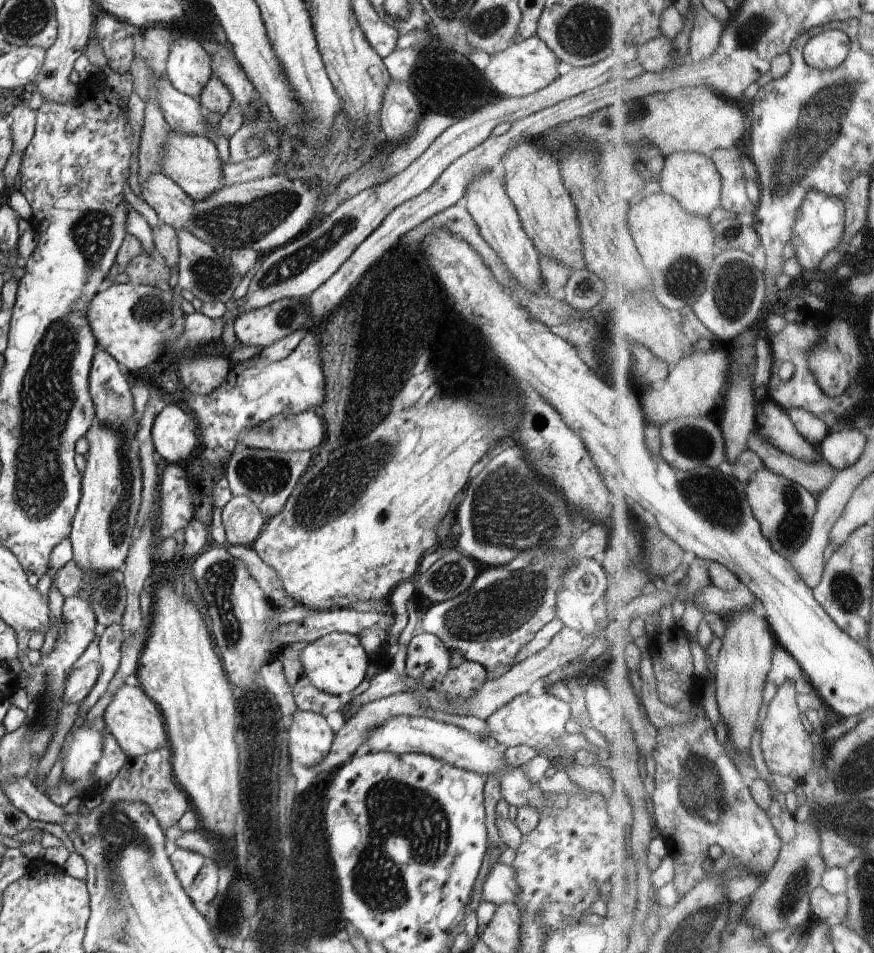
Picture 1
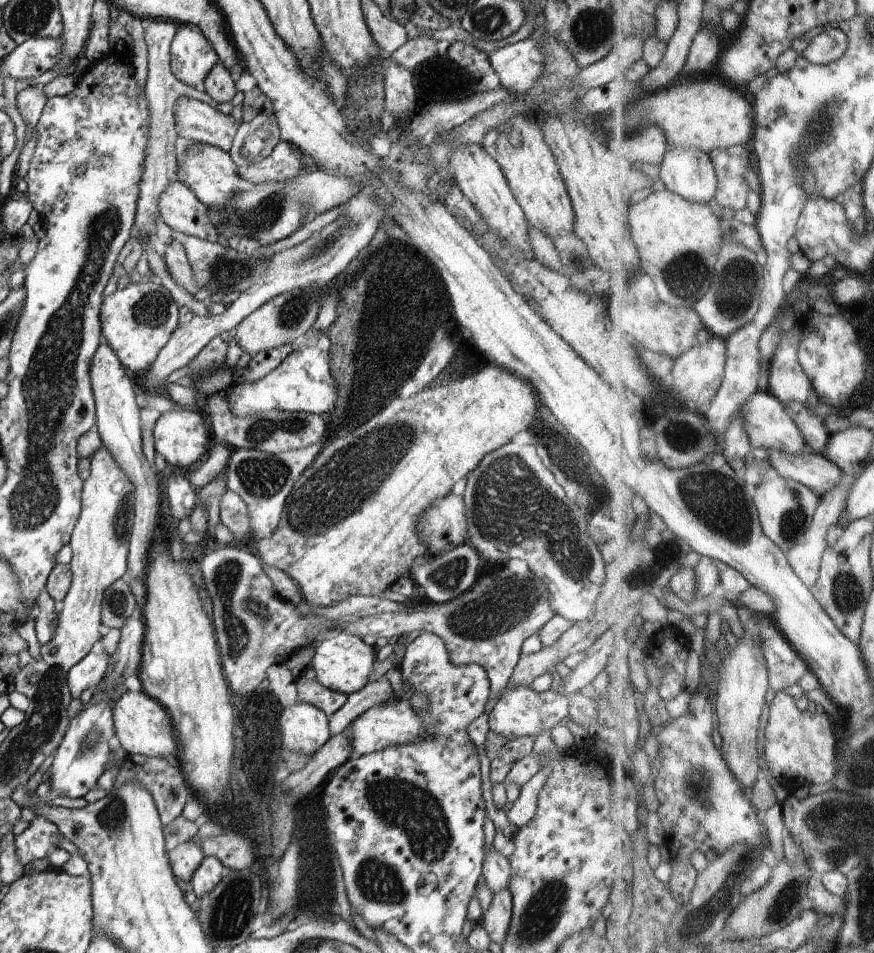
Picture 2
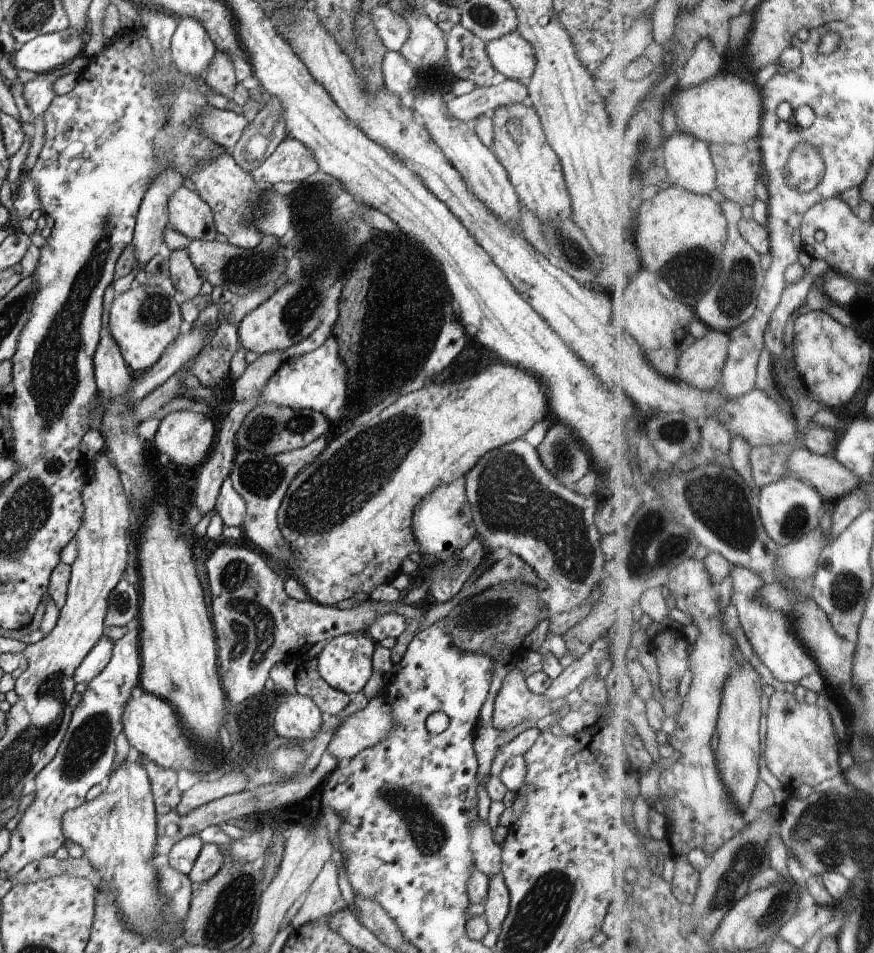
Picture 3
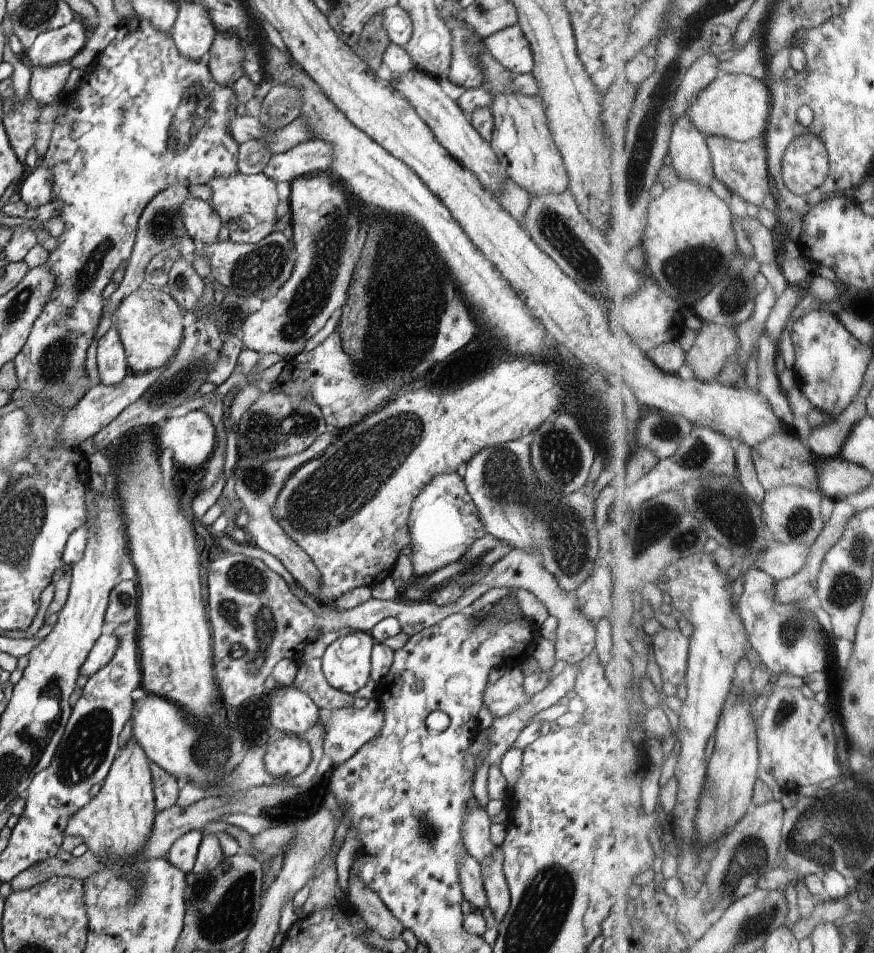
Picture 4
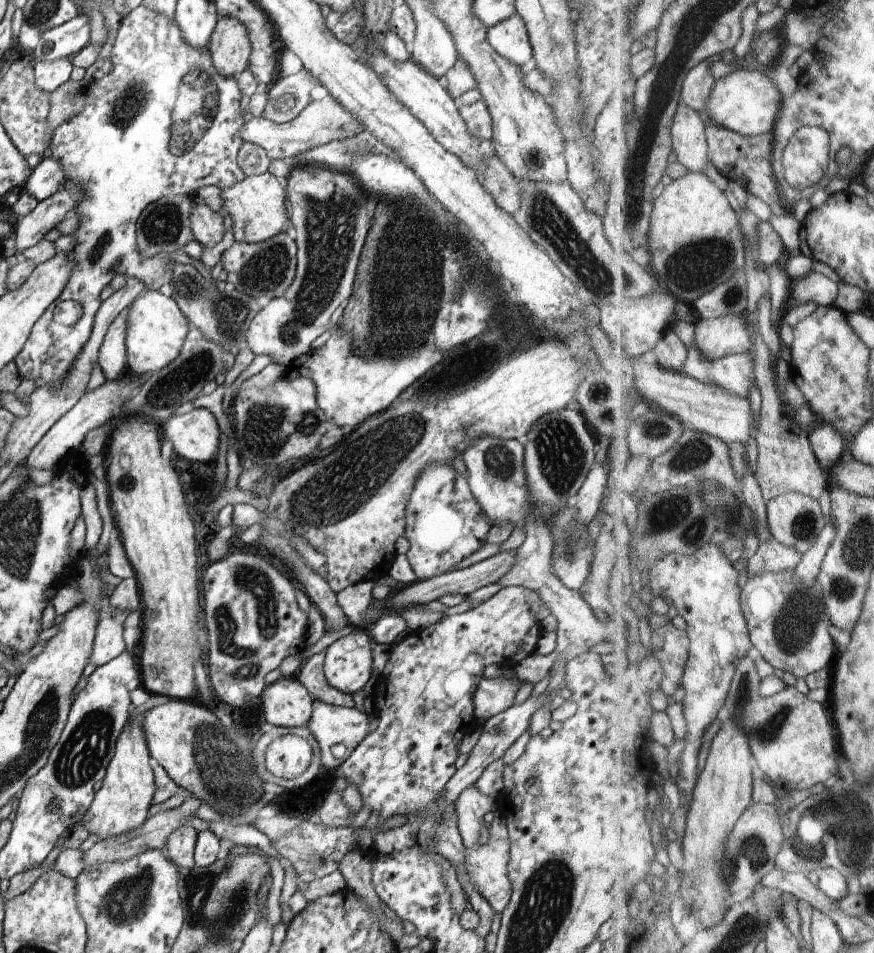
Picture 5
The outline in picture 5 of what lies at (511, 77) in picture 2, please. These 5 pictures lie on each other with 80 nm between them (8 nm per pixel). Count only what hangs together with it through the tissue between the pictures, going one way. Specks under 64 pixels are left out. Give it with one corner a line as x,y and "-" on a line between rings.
520,13
512,14
487,30
490,46
506,60
524,68
533,57
529,34

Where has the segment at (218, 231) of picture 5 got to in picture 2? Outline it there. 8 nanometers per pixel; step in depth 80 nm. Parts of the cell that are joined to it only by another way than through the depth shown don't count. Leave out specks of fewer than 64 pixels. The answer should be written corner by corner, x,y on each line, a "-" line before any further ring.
180,180
169,184
159,198
161,220
172,230
216,243
218,230
209,219
207,208

